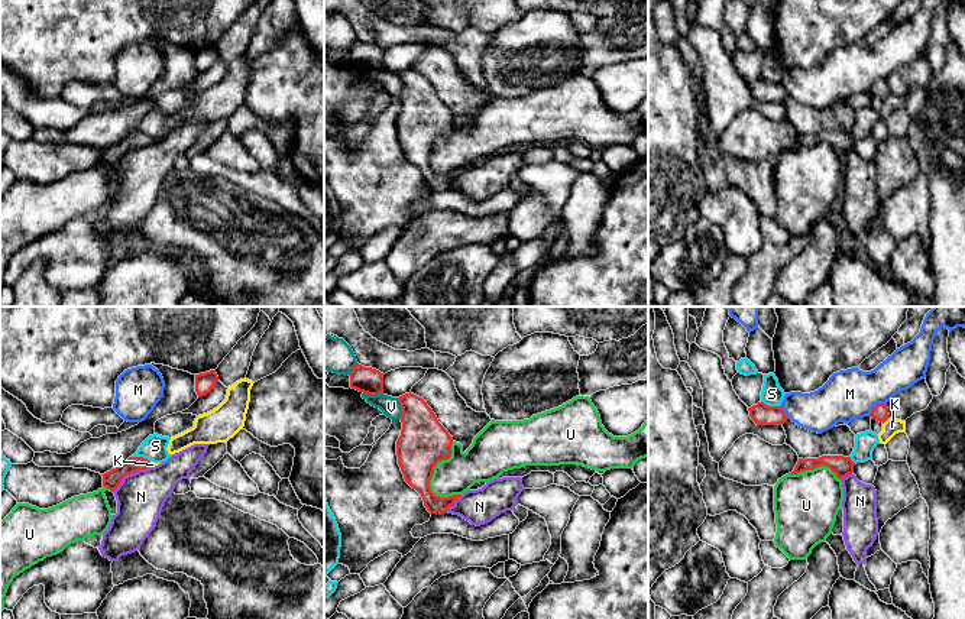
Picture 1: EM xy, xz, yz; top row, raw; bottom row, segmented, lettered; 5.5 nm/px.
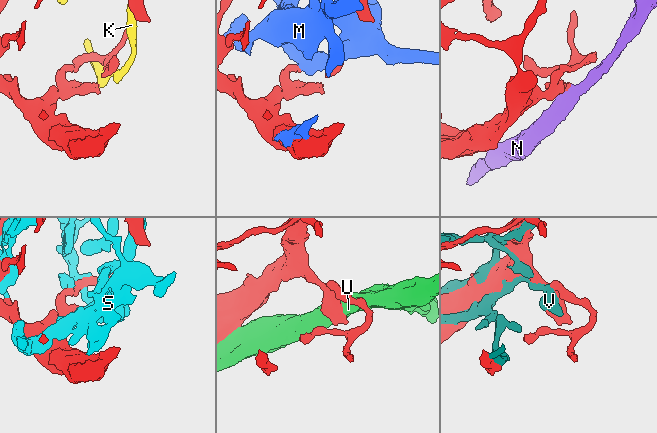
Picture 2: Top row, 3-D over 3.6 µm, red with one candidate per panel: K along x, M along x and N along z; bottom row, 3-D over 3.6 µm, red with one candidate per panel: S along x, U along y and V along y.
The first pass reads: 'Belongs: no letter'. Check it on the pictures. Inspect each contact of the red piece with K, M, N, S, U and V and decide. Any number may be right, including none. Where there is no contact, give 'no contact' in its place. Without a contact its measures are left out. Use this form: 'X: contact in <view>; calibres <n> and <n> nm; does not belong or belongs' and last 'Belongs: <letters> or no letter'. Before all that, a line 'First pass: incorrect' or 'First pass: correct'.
First pass: incorrect
K: contact in yz; calibres 90 and 90 nm; belongs
M: contact in yz; calibres 90 and 280 nm; does not belong
N: contact in xy; calibres 100 and 280 nm; does not belong
S: contact in xy; calibres 100 and 140 nm; does not belong
U: contact in xz; calibres 280 and 200 nm; does not belong
V: contact in xz; calibres 280 and 110 nm; does not belong
Belongs: K

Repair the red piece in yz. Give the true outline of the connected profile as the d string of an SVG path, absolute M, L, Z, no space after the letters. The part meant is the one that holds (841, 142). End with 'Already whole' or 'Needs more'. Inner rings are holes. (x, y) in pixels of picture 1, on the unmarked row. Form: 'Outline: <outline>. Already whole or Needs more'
Outline: M822 132L819 135L799 135L794 146L788 150L799 150L806 146L813 146L816 143L826 142L829 143L838 155L843 155L848 150L854 149L855 139L851 133L843 132Z. Already whole

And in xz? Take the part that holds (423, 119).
Outline: M409 68L396 75L402 84L396 132L404 155L421 171L430 189L446 189L462 171L435 172L430 156L437 139L451 133L453 113L422 74Z. Already whole

